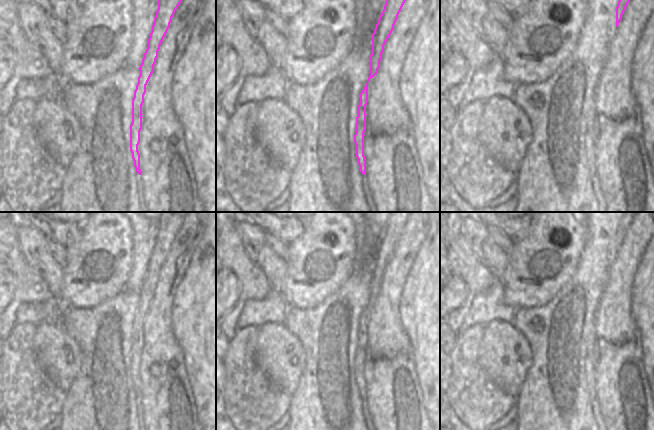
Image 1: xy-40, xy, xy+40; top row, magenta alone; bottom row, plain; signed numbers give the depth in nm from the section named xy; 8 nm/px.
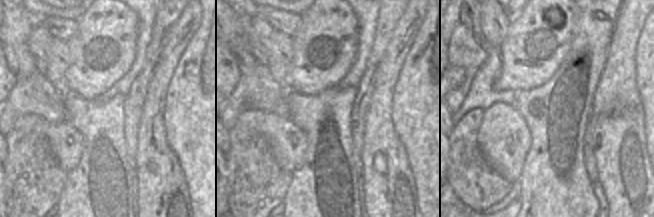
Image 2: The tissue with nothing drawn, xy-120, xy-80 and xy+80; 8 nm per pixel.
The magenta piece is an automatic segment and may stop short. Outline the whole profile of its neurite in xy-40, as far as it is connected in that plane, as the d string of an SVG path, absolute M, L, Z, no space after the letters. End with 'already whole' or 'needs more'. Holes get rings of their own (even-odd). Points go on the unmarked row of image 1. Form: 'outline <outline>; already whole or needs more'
outline M162 212L158 219L158 233L154 241L152 255L148 263L148 271L144 277L142 287L138 292L140 299L132 323L132 347L130 349L130 375L137 398L142 399L140 393L140 355L142 353L142 329L146 317L146 309L154 295L160 269L170 251L172 241L180 229L184 217L188 212Z; already whole

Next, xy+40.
outline M623 212L622 217L620 219L620 223L618 225L618 229L616 231L616 251L619 249L622 239L632 221L632 217L634 212Z; already whole

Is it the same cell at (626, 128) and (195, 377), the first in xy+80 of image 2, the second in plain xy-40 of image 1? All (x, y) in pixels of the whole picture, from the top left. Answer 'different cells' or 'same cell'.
different cells

